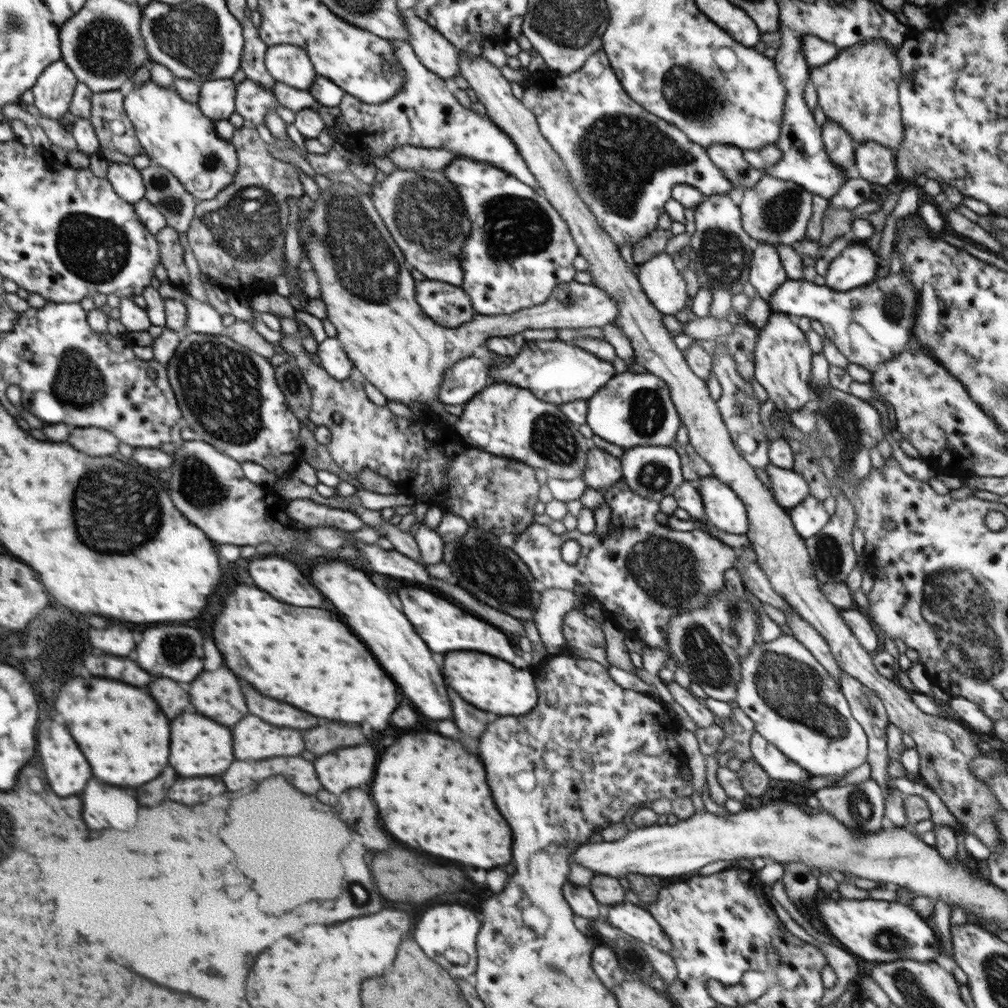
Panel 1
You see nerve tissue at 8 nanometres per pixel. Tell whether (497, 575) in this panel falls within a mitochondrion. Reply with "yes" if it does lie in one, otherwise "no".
yes

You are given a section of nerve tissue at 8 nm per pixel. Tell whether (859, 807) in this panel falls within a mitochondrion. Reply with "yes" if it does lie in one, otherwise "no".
yes

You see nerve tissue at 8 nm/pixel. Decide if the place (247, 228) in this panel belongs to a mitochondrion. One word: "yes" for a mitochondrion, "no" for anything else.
yes

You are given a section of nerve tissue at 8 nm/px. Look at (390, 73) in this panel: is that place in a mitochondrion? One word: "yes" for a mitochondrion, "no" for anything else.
yes

